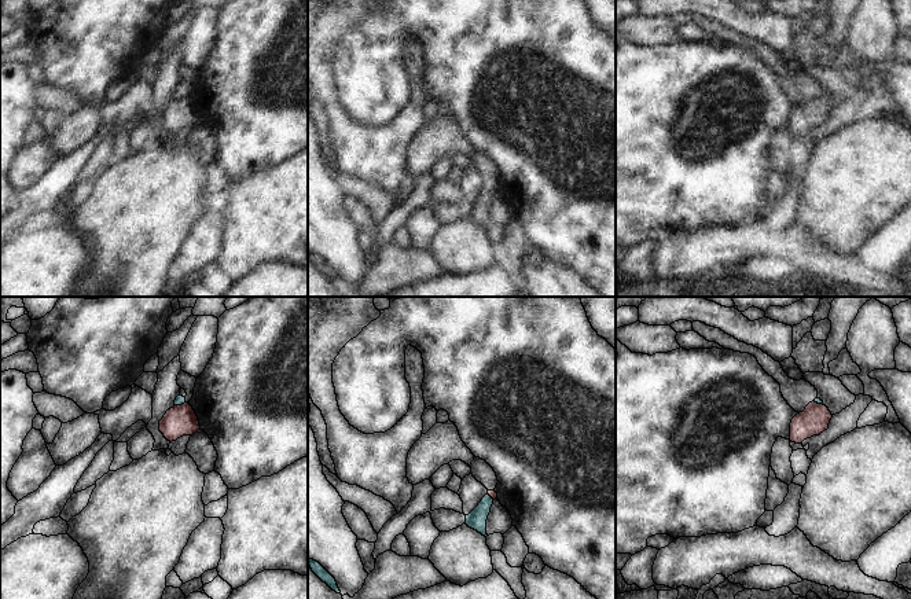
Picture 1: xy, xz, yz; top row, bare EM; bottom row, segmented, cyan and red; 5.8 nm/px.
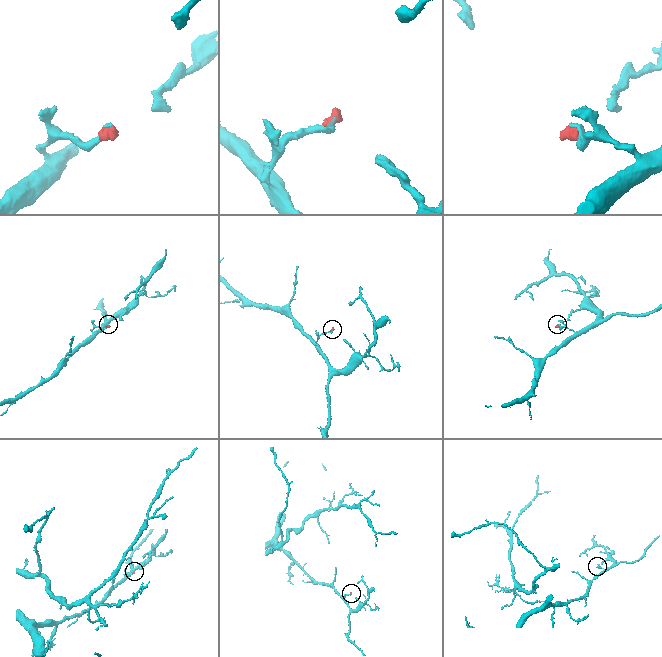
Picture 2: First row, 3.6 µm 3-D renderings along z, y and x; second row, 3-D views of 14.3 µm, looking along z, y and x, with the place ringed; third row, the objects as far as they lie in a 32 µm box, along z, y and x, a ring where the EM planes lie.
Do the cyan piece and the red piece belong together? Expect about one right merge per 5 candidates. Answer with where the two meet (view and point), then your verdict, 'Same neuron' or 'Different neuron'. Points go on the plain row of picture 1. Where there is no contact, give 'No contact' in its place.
Touches cyan at xy (179, 96). Different neuron

